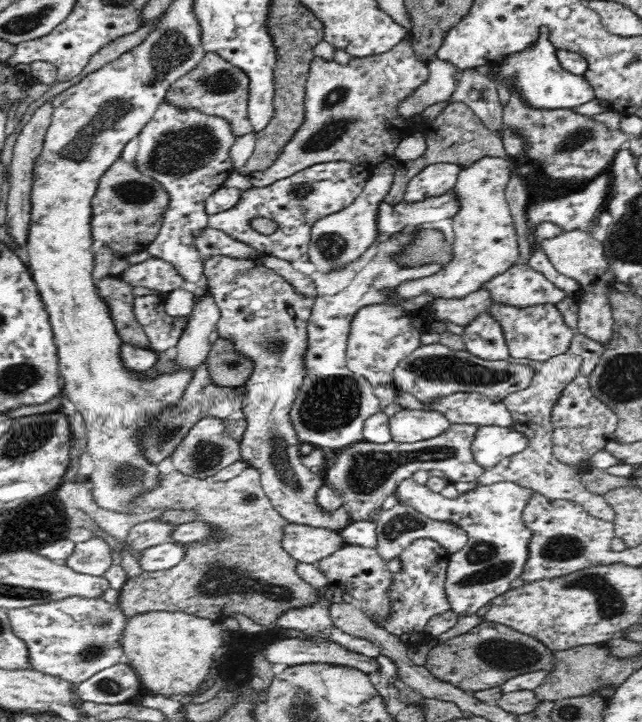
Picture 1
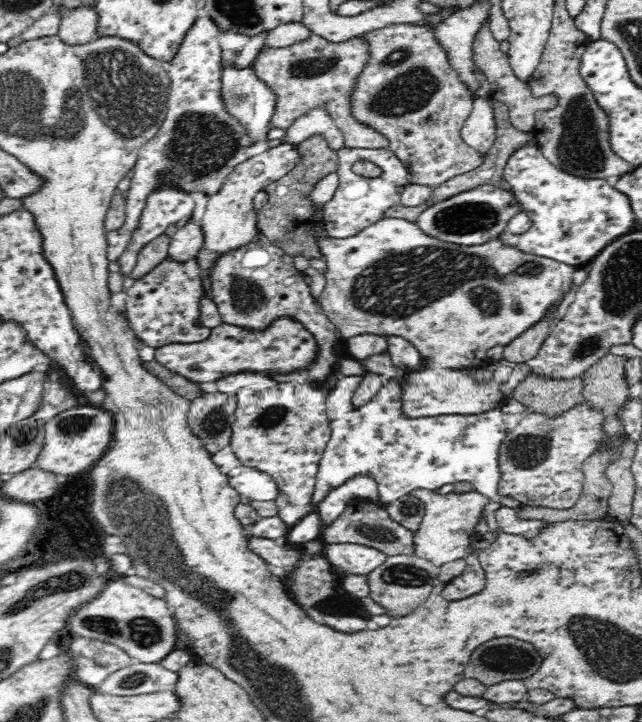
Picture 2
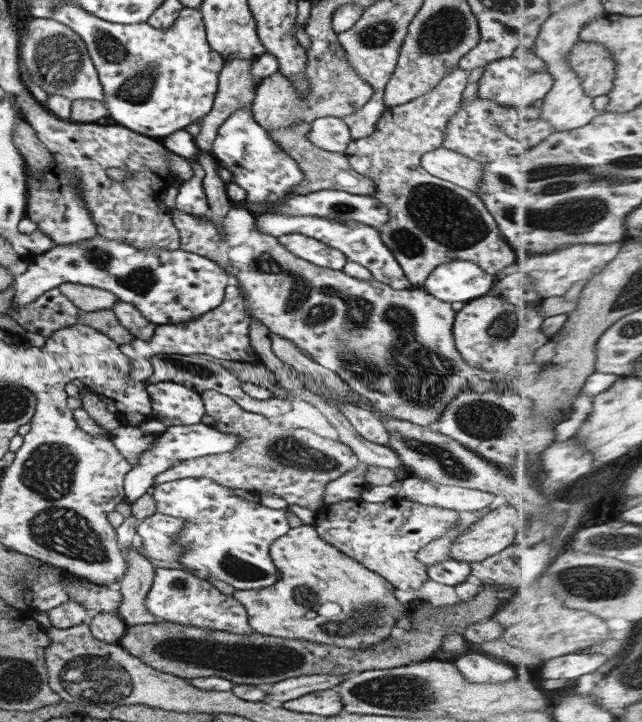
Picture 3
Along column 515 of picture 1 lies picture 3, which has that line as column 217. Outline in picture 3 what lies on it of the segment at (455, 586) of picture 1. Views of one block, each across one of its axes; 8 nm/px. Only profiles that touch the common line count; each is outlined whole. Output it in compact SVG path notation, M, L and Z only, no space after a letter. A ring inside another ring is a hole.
M180 478L158 483L153 486L151 496L157 513L183 520L183 527L177 533L181 570L203 581L207 581L206 577L220 580L235 590L265 588L279 578L269 558L269 545L290 529L285 509L273 510L259 502L239 498L233 489L208 478Z

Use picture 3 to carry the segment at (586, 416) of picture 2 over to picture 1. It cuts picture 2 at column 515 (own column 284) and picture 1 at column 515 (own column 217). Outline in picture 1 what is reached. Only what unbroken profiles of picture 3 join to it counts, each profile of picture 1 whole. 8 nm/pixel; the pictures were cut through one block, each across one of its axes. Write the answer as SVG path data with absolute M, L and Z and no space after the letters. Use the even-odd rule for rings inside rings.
M566 352L560 356L554 356L547 362L534 362L530 364L534 371L533 380L524 390L509 394L504 400L504 406L512 415L512 428L514 431L524 435L528 440L528 446L522 452L513 454L511 457L504 458L498 466L485 469L478 477L479 486L490 486L496 482L513 482L522 488L528 488L532 491L538 491L540 494L551 499L566 499L574 501L594 518L599 518L604 522L614 523L616 520L616 511L606 502L603 495L592 494L584 483L582 476L592 468L592 462L588 465L574 465L564 463L554 457L553 450L553 433L554 423L552 423L552 410L558 404L562 392L566 386L581 374L583 358L580 355Z

